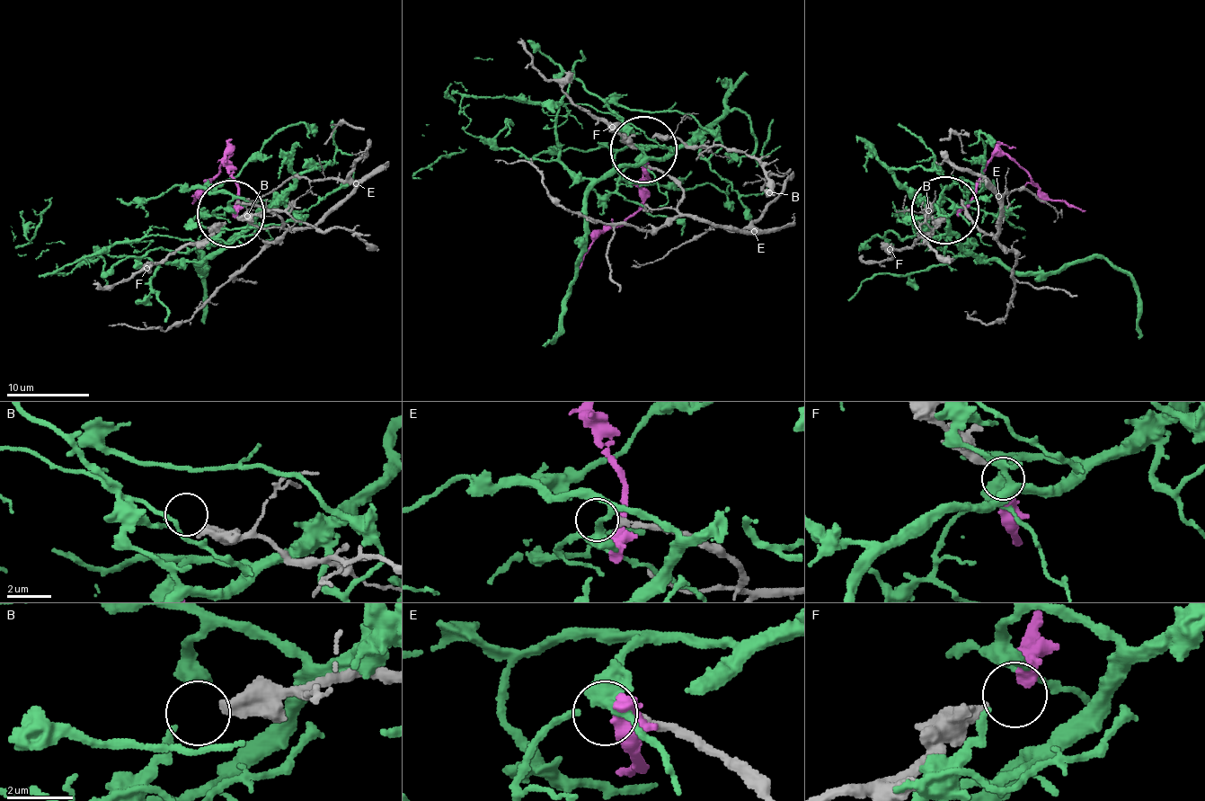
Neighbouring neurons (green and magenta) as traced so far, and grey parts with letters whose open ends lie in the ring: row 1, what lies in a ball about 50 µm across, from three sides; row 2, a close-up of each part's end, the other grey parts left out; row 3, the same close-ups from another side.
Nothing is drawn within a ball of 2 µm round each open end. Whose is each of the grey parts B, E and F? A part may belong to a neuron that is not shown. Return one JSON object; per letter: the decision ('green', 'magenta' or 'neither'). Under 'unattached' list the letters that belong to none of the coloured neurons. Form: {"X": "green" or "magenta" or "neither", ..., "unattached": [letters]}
{"B": "neither", "E": "neither", "F": "neither", "unattached": ["B", "E", "F"]}

